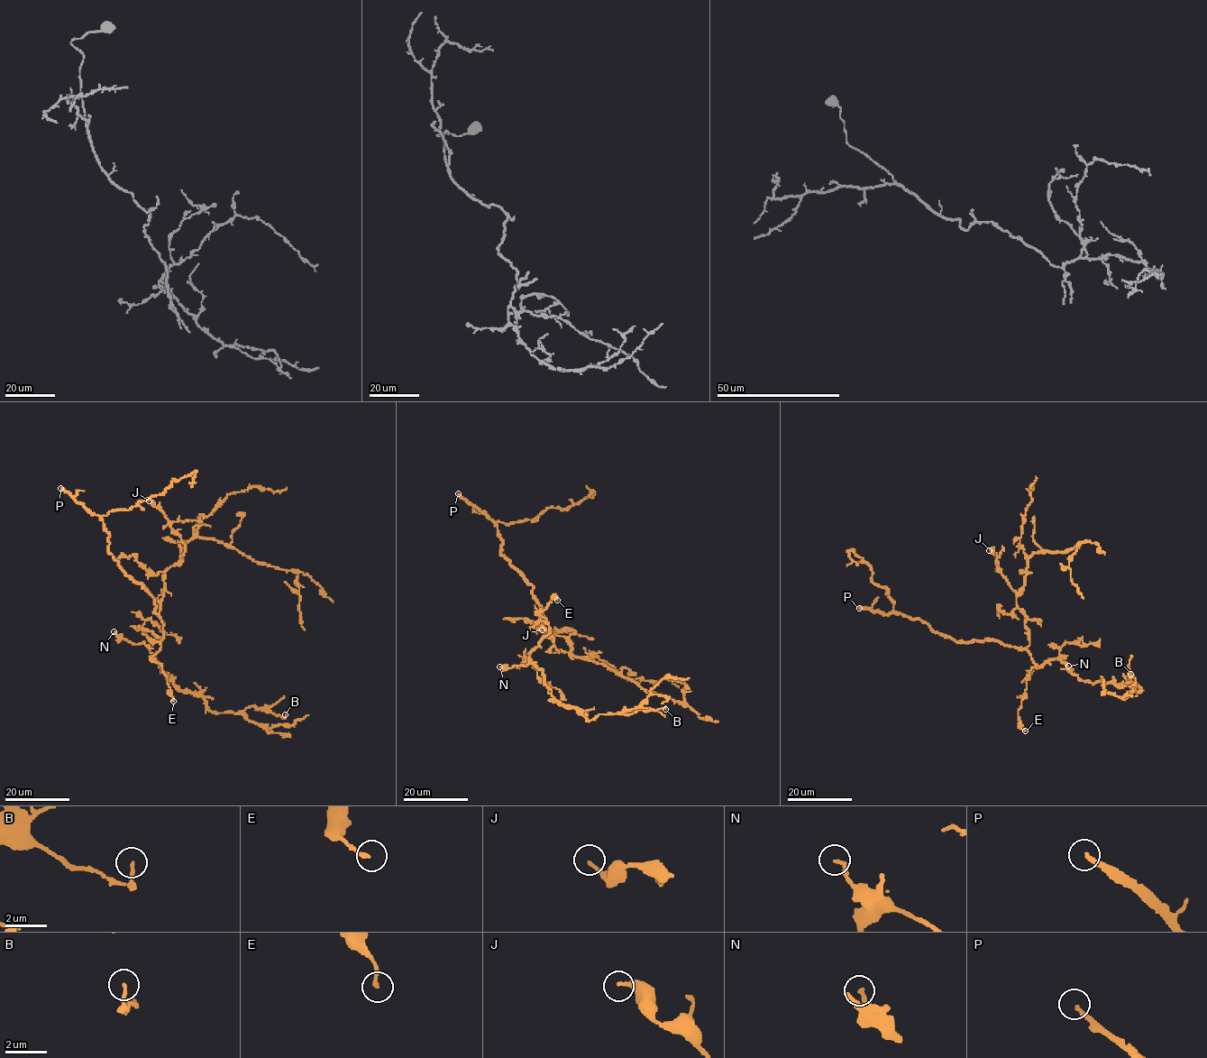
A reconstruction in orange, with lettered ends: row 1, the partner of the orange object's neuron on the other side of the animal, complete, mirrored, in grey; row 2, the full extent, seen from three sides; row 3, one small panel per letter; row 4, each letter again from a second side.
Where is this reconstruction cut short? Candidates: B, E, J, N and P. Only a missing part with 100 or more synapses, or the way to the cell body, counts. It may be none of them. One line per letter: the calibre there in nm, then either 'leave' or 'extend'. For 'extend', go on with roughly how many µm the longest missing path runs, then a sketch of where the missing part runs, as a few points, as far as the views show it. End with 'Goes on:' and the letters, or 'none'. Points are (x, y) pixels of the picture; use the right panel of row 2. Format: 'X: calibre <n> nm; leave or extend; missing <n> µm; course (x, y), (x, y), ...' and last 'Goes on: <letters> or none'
B: calibre 130 nm; leave
E: calibre 160 nm; leave
J: calibre 170 nm; leave
N: calibre 170 nm; leave
P: calibre 180 nm; extend; missing 100 µm
Goes on: P

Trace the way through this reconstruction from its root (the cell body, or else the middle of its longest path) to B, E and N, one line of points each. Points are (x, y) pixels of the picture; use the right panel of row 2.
B: (1029, 652), (1038, 667), (1057, 658), (1080, 680), (1120, 686), (1132, 682), (1142, 690), (1136, 690), (1130, 674)
E: (1029, 652), (1036, 666), (1029, 671), (1019, 710), (1019, 726), (1025, 731)
N: (1029, 652), (1032, 661), (1038, 667), (1054, 658), (1065, 664), (1070, 672), (1068, 666)

